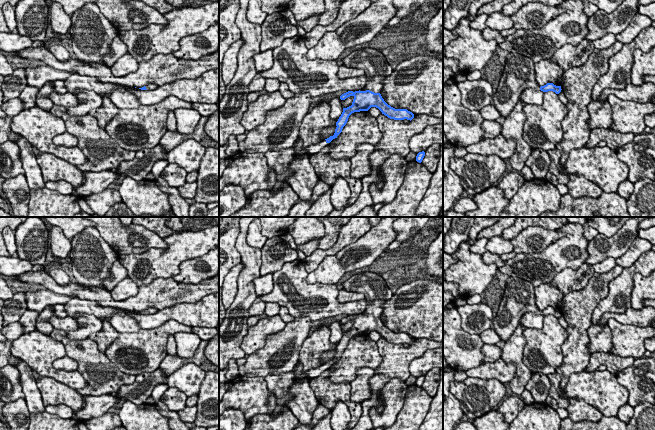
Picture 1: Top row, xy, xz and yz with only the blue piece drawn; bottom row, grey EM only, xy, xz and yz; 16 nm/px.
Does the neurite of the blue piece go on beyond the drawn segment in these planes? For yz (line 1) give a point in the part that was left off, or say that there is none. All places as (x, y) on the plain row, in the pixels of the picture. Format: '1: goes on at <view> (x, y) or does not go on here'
1: goes on at yz (519, 297)

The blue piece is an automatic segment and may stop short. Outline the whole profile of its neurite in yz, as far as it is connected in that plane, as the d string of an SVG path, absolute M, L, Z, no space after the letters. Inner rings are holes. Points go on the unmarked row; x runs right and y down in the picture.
M508 275L503 300L492 321L494 330L501 341L509 340L518 327L522 315L530 310L543 316L553 315L556 318L561 316L561 310L553 307L540 311L535 303L534 289L535 287L530 282Z

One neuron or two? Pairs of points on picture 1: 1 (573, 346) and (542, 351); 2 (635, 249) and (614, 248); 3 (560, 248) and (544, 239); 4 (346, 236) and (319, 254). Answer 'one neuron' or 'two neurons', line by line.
1: two neurons
2: two neurons
3: two neurons
4: one neuron

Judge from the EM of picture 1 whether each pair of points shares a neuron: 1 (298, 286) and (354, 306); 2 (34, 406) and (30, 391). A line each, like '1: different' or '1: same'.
1: same
2: same

